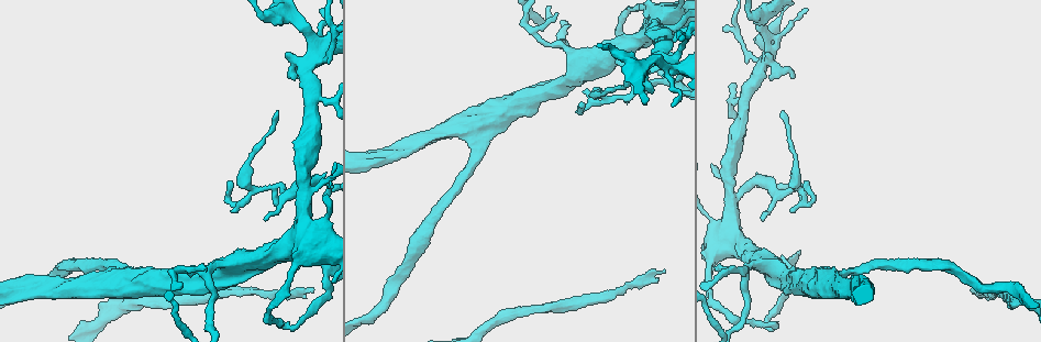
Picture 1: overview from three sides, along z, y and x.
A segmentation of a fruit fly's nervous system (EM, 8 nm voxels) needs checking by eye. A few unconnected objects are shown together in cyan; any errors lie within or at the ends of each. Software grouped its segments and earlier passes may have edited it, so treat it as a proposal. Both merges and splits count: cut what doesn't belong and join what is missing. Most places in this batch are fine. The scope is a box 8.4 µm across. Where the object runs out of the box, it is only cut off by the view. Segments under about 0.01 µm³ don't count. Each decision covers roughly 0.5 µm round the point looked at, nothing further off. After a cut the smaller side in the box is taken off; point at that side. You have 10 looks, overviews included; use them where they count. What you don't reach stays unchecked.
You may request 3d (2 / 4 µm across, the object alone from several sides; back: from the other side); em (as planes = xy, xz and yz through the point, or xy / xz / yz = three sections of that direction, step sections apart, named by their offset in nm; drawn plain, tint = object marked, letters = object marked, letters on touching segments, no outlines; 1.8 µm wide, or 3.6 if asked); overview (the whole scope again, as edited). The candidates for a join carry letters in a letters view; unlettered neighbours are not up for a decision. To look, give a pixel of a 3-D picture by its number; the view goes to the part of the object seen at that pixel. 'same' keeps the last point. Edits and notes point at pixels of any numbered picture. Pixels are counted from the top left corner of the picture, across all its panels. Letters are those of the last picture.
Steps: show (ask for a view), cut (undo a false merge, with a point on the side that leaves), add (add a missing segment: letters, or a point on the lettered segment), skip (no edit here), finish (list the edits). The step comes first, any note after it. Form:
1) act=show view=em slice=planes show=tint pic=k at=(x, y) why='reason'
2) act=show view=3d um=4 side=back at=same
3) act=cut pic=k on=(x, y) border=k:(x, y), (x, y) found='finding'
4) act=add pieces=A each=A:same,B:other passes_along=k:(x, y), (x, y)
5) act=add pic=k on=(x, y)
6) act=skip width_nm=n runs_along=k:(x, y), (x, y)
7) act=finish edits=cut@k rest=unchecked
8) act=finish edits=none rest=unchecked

act=show view=3d um=4 pic=1 at=(676, 85) why='abrupt turn'

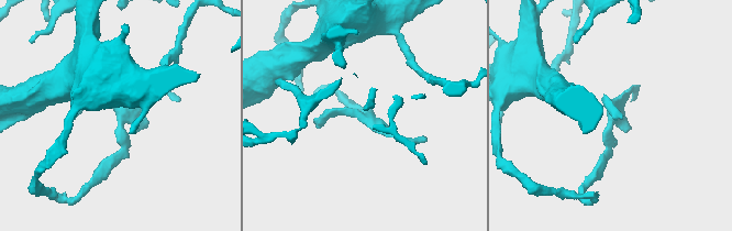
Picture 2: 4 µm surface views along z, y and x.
act=show view=em slice=xy step=4 show=tint pic=2 at=(363, 116)

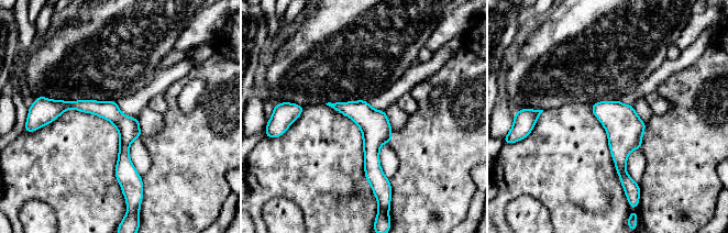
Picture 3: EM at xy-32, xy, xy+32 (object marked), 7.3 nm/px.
act=show view=em slice=yz step=8 show=letters at=same why='another direction'

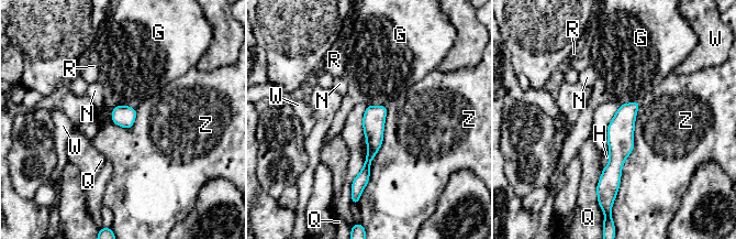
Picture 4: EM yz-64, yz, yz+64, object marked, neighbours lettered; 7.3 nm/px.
act=skip each=G:other,H:other,N:other,Q:other,R:other,W:other,Z:other runs_along=4:(635, 105), (625, 115), (606, 186) found='all the same neuron'

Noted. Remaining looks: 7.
act=show view=em um=3.6 slice=yz step=16 show=tint pic=1 at=(120, 276)

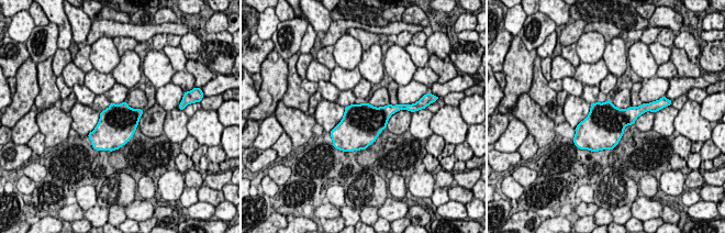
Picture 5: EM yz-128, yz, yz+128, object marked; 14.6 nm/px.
act=show view=em um=3.6 slice=planes show=tint at=same

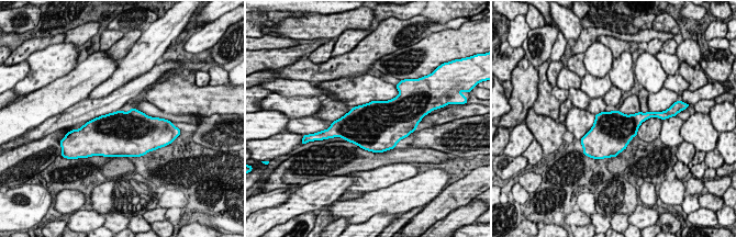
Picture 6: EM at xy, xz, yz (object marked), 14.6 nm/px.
act=show view=em um=3.6 slice=planes show=letters at=same

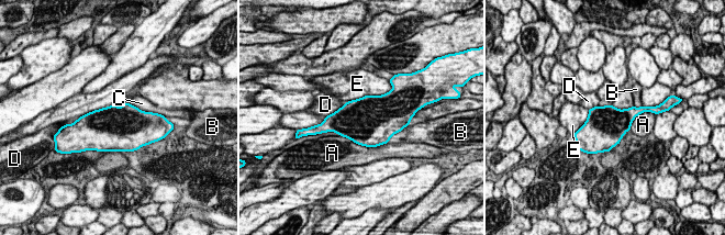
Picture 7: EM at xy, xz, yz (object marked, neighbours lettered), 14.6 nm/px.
act=skip each=A:other,B:other,C:other,D:other,E:other border=7:(124, 101), (141, 110), (153, 113) found='all the same neuron'

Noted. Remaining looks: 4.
act=show view=em slice=yz step=16 show=letters pic=1 at=(311, 287) why='long arm stops here'

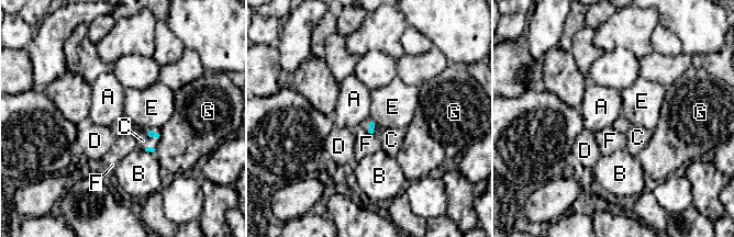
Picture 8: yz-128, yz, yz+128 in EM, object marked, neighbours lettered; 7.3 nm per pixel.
act=add pic=8 on=(391, 139) each=A:other,B:other,C:same,D:other,E:other,F:other,G:other passes_along=8:(371, 124), (374, 128), (391, 139) found='the neuron continues'

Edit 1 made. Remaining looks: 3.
act=show view=3d um=2 pic=1 at=(666, 64) why='sudden change in width'

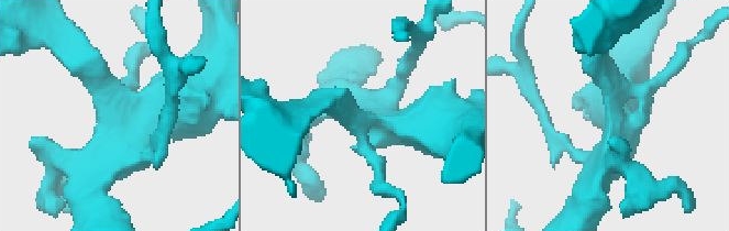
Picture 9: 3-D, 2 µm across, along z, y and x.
act=show view=em slice=xy step=4 show=tint pic=9 at=(369, 120) why='now the EM'

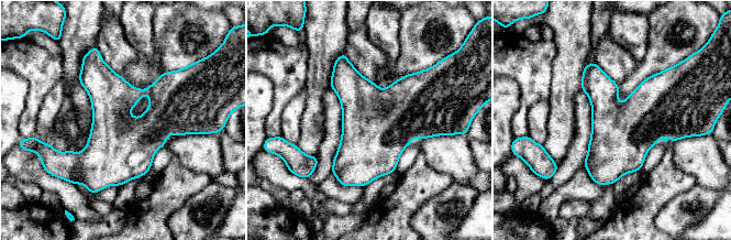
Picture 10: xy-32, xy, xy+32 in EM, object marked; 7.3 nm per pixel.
act=show view=em slice=planes show=letters at=same why='another direction'

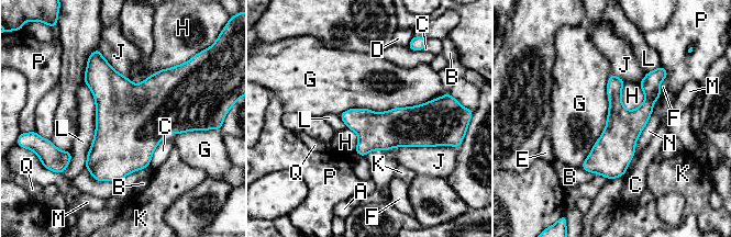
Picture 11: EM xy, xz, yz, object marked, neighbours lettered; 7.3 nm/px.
act=skip each=A:other,B:other,C:other,D:other,E:other,F:other,G:other,H:other,J:other,K:other,L:other,M:other,N:other,P:other,Q:other runs_along=11:(660, 70), (644, 111), (587, 168) found='one neuron here'

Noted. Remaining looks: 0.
act=finish edits=add@8 rest=unchecked

